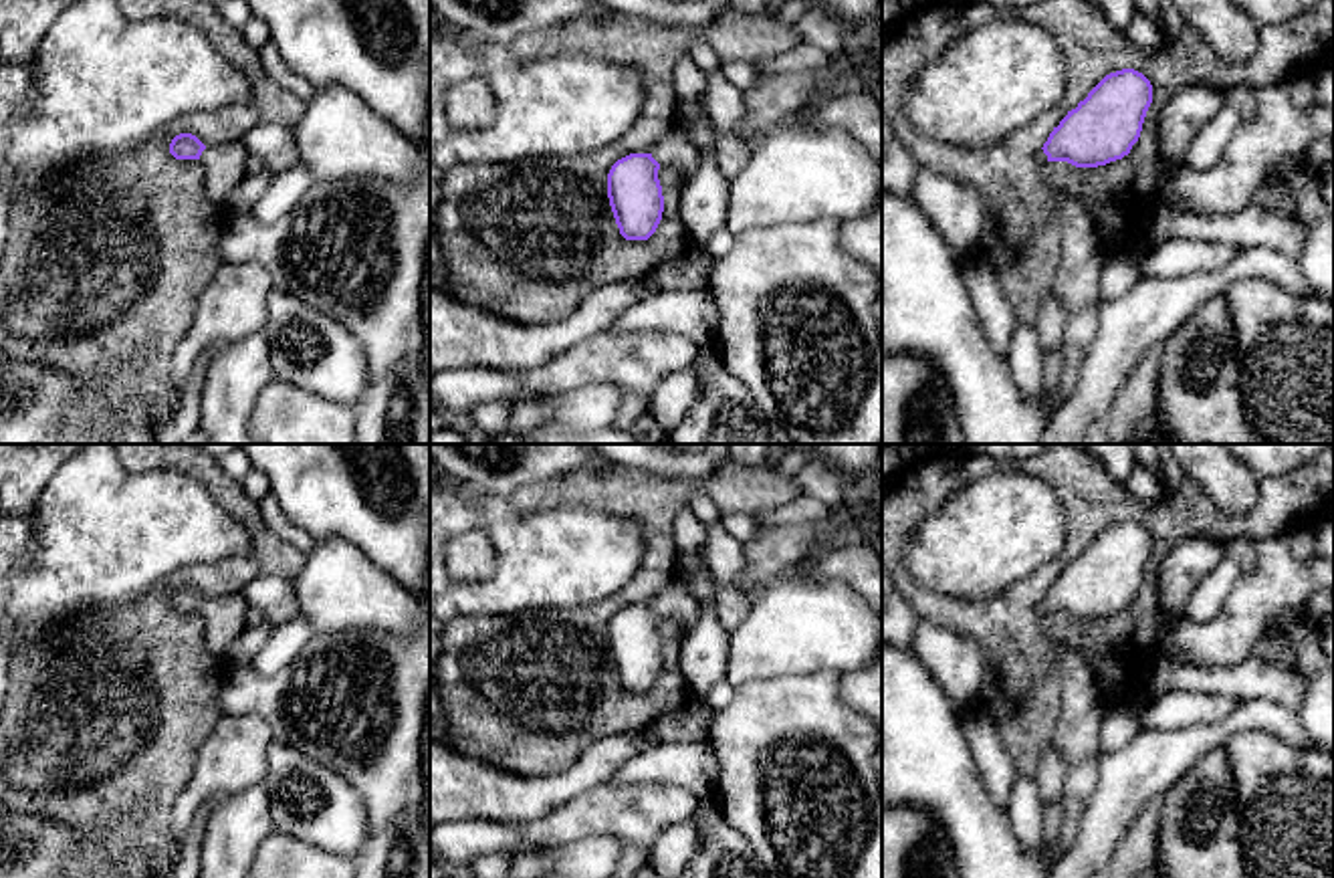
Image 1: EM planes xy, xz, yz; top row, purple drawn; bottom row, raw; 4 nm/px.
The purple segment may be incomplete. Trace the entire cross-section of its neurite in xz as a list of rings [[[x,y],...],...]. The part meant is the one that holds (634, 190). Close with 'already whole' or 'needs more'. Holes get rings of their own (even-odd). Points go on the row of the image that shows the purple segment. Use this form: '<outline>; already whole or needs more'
[[[678,127],[650,153],[630,153],[618,159],[607,174],[607,198],[620,234],[626,240],[648,240],[664,212],[658,170],[676,170],[684,186],[692,180],[698,161],[700,151]]]; needs more

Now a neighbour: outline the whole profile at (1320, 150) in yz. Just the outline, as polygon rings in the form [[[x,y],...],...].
[[[1332,137],[1310,139],[1306,147],[1306,157],[1320,178],[1322,194],[1328,202],[1330,214],[1334,216],[1334,139]]]

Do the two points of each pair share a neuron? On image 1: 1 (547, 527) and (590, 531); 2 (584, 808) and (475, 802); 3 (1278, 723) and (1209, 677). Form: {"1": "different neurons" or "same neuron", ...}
{"1": "same neuron", "2": "different neurons", "3": "different neurons"}

